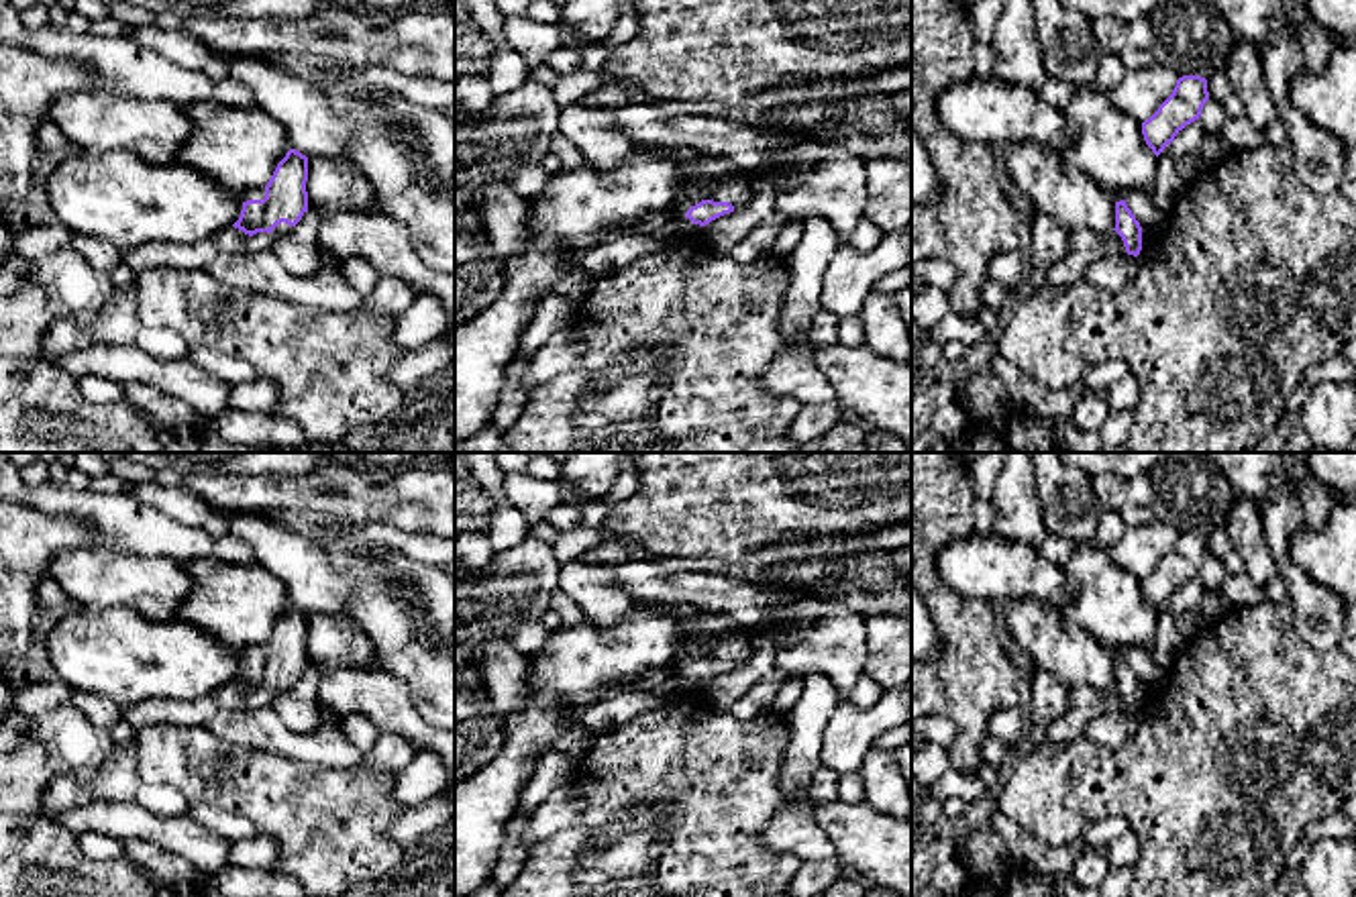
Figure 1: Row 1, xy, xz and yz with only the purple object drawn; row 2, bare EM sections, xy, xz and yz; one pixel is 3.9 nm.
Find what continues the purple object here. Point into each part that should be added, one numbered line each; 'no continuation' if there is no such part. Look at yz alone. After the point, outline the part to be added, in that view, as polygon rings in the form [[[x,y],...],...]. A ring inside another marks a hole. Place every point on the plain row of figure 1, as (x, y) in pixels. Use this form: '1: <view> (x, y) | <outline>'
1: yz (1083, 704) | [[[1071,687],[1064,711],[1046,724],[1046,732],[1036,738],[1050,744],[1068,744],[1085,736],[1087,724],[1103,714],[1126,709],[1124,697],[1115,687]]]

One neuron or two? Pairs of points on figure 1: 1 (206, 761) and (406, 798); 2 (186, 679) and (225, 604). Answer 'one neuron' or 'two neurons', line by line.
1: two neurons
2: two neurons

